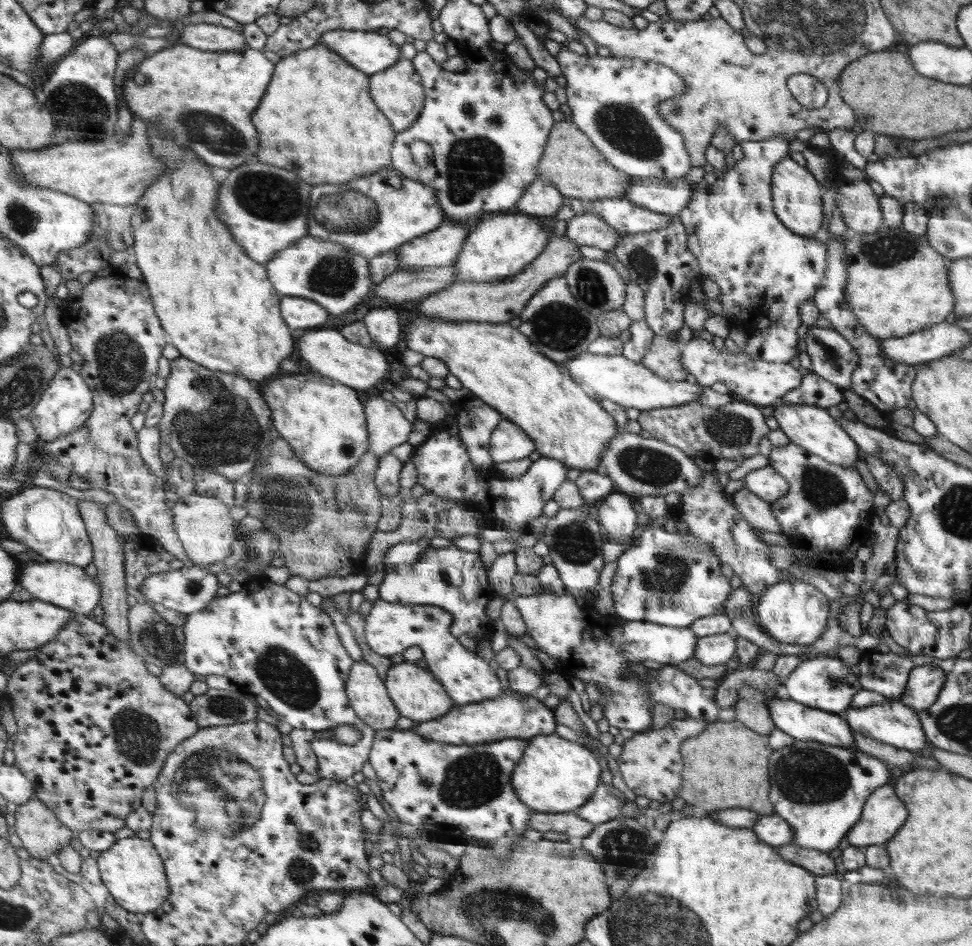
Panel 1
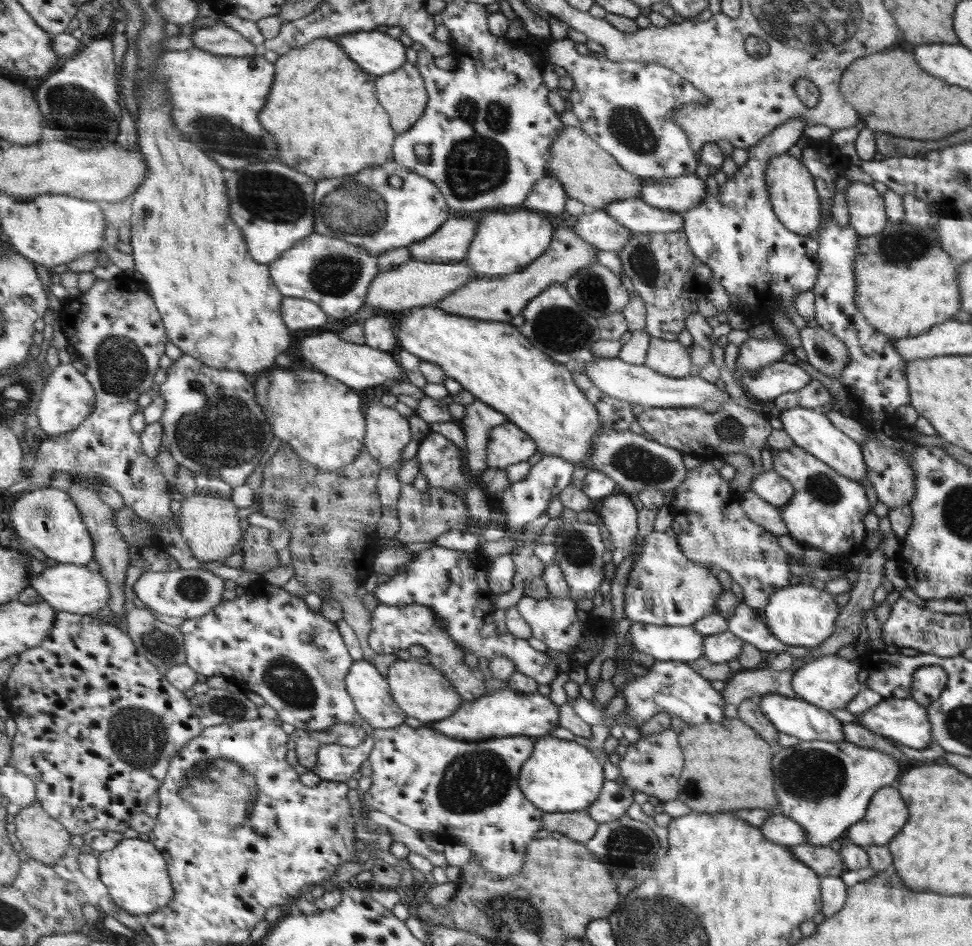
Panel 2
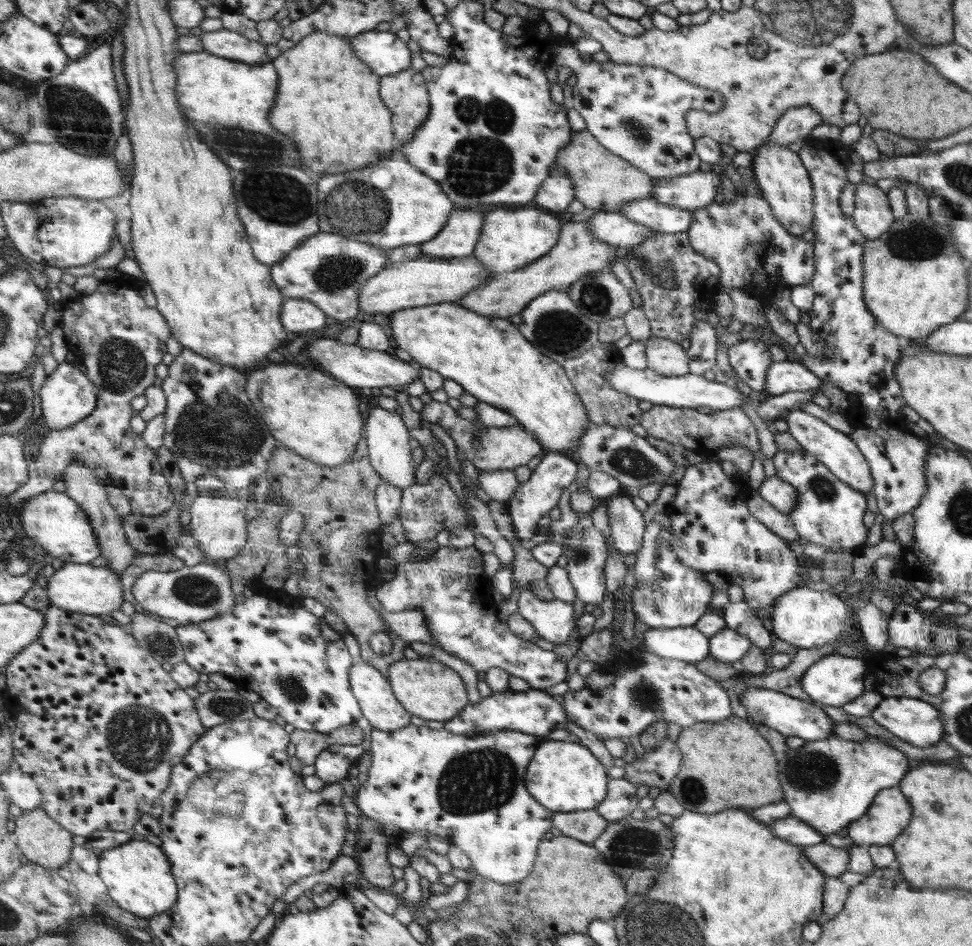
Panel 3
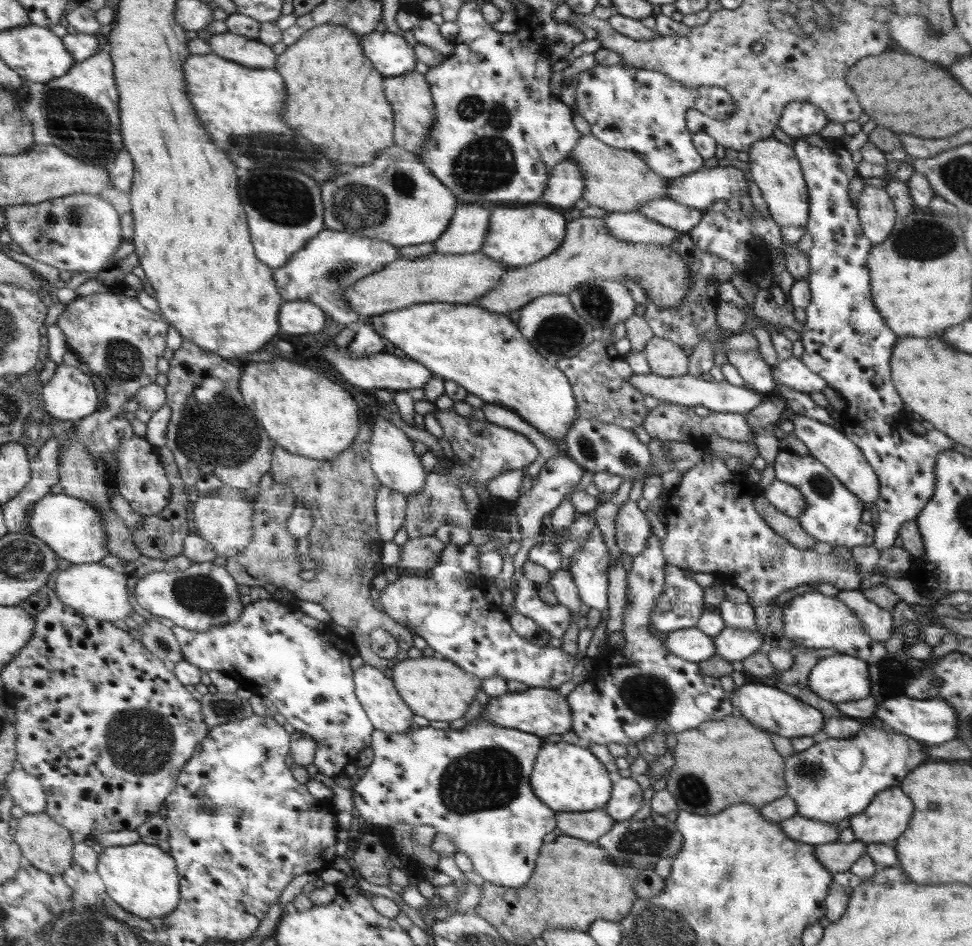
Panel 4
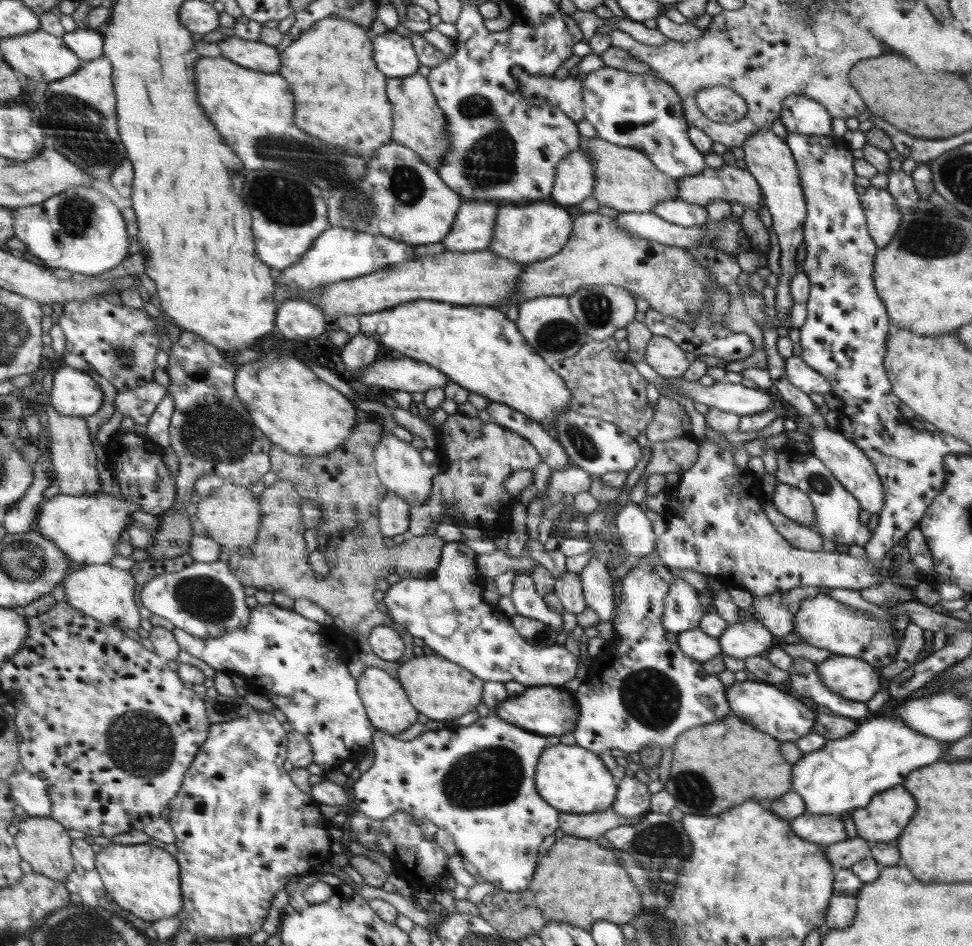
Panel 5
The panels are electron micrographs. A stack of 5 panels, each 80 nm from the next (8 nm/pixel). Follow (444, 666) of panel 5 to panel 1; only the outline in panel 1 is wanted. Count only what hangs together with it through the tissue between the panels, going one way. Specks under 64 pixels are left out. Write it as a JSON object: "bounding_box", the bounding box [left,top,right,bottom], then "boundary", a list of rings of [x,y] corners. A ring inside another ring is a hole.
{"bounding_box":[383,661,455,723],"boundary":[[[403,661],[393,664],[383,681],[386,683],[387,693],[399,708],[400,714],[416,723],[444,717],[455,705],[451,695],[444,690],[443,683],[430,670],[418,667],[416,663]]]}

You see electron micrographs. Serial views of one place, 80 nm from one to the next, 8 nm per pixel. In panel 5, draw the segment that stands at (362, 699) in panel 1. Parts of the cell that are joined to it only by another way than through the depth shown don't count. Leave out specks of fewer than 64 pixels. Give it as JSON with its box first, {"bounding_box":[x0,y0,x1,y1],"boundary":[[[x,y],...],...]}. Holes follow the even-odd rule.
{"bounding_box":[360,667,418,735],"boundary":[[[376,667],[364,669],[360,674],[360,698],[364,698],[364,706],[367,706],[372,726],[376,726],[377,730],[383,730],[388,734],[395,735],[404,732],[418,718],[418,711],[415,706],[412,706],[402,683],[385,670]]]}

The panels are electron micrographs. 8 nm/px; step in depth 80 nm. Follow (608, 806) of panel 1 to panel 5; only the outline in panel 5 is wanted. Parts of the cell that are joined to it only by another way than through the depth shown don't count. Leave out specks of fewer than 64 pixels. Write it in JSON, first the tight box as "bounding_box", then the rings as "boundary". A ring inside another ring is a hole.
{"bounding_box":[611,775,651,818],"boundary":[[[627,775],[619,781],[619,792],[611,806],[612,810],[628,818],[644,816],[649,812],[651,793],[648,791],[648,785]]]}

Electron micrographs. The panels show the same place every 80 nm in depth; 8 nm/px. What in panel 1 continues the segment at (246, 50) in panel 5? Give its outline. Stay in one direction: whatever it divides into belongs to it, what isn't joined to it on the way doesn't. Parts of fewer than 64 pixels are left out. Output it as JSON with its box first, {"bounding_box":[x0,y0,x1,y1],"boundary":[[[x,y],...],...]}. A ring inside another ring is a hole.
{"bounding_box":[181,24,247,52],"boundary":[[[193,24],[184,29],[181,40],[202,50],[224,52],[247,48],[241,33],[216,24]]]}

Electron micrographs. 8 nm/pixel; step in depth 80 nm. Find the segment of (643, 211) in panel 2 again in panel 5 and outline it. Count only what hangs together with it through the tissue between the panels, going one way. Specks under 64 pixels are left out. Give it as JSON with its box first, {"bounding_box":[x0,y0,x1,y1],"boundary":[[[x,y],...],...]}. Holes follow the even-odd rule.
{"bounding_box":[651,198,710,226],"boundary":[[[679,198],[662,201],[651,211],[668,222],[682,226],[696,226],[710,220],[706,207],[684,202]]]}

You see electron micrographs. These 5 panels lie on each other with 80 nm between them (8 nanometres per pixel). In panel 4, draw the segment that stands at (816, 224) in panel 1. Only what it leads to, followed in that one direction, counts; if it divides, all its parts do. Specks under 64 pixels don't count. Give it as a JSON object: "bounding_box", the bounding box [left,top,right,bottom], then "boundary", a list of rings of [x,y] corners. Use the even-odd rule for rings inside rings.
{"bounding_box":[748,136,810,245],"boundary":[[[772,136],[756,142],[748,150],[748,156],[749,172],[755,179],[756,186],[761,190],[770,216],[780,226],[780,236],[782,236],[784,245],[796,244],[804,236],[802,230],[807,228],[810,220],[810,195],[802,164],[795,154],[795,149]]]}

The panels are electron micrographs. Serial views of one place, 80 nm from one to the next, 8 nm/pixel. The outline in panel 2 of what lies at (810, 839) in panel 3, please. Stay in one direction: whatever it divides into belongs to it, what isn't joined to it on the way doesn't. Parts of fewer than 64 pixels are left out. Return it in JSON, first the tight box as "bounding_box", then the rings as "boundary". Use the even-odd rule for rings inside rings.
{"bounding_box":[760,813,805,845],"boundary":[[[776,813],[764,821],[760,829],[772,842],[784,845],[799,845],[805,842],[805,830],[792,819]]]}

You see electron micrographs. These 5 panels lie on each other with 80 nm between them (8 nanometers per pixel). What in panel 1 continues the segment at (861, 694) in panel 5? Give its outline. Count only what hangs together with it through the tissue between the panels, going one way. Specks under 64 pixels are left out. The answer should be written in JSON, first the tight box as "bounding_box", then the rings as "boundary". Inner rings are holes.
{"bounding_box":[783,655,862,713],"boundary":[[[835,655],[811,656],[801,660],[799,665],[783,678],[783,695],[787,698],[806,704],[812,708],[829,711],[831,713],[845,712],[854,701],[855,694],[862,688],[859,676],[850,671],[842,659]]]}

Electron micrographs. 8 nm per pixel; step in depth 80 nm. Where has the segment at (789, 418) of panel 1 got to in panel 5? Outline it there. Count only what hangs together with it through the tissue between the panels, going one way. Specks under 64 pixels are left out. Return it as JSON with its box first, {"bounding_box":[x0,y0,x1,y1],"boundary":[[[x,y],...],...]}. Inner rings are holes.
{"bounding_box":[807,426,887,515],"boundary":[[[828,426],[812,427],[807,434],[810,438],[810,452],[822,460],[823,464],[832,472],[832,475],[839,480],[851,494],[859,500],[860,506],[868,511],[871,515],[883,512],[884,505],[887,504],[887,496],[884,495],[883,483],[875,470],[875,464],[867,458],[863,450],[844,436],[840,429],[832,429]]]}

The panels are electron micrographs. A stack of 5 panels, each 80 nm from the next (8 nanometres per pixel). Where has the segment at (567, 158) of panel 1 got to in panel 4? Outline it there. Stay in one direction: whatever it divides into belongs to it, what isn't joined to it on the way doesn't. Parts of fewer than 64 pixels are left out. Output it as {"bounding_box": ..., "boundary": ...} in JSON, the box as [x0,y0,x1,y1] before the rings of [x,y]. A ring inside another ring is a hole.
{"bounding_box":[568,133,670,213],"boundary":[[[593,133],[582,135],[568,157],[579,166],[583,176],[585,189],[581,198],[592,206],[604,208],[608,213],[639,210],[640,205],[665,197],[666,188],[670,184],[669,178],[656,174],[644,161],[642,155],[634,154],[631,150],[608,146]]]}

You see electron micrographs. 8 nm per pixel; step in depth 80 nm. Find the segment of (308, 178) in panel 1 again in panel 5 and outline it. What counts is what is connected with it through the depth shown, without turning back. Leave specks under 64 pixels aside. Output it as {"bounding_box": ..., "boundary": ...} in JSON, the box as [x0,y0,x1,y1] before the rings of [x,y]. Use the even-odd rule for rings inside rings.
{"bounding_box":[278,17,393,161],"boundary":[[[339,17],[317,21],[316,25],[284,49],[282,68],[278,73],[291,83],[296,102],[294,122],[300,126],[300,130],[308,130],[308,134],[328,144],[344,144],[348,154],[370,161],[383,145],[391,141],[393,112],[386,95],[387,75],[376,66],[374,38],[370,38],[370,30],[366,30]]]}

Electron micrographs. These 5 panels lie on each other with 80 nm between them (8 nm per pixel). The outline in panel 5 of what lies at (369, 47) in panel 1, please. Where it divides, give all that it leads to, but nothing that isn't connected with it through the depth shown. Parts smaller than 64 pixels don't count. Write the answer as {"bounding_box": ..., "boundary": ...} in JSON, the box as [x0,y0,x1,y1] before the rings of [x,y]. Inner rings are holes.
{"bounding_box":[374,31,418,78],"boundary":[[[394,31],[376,35],[374,59],[387,78],[411,77],[418,70],[418,58],[410,40]]]}

